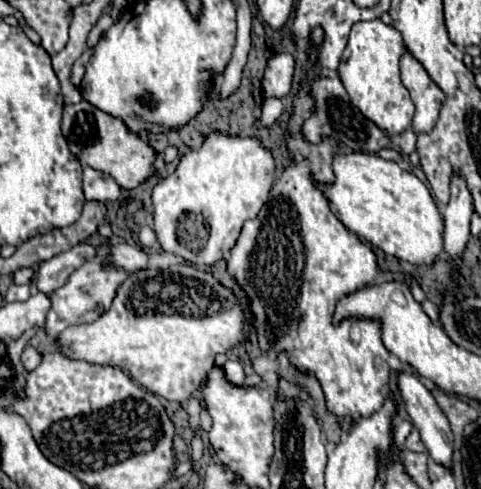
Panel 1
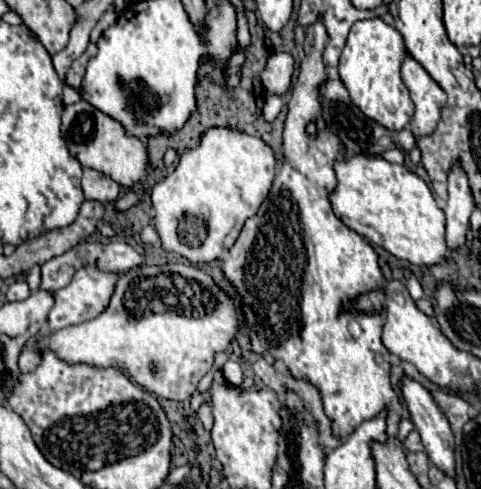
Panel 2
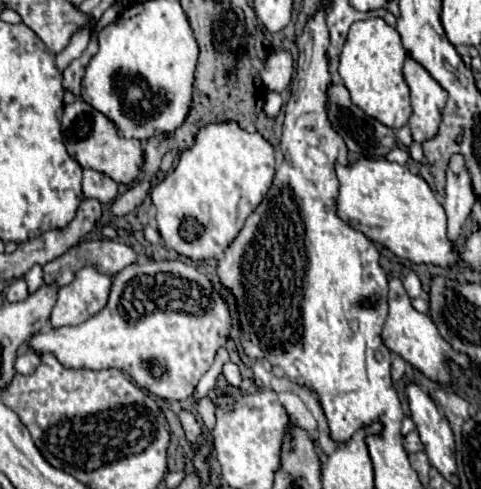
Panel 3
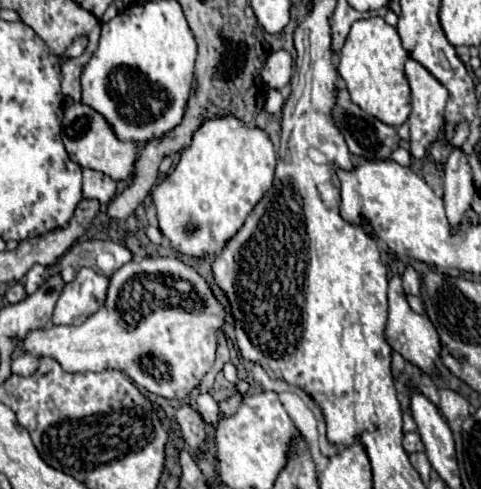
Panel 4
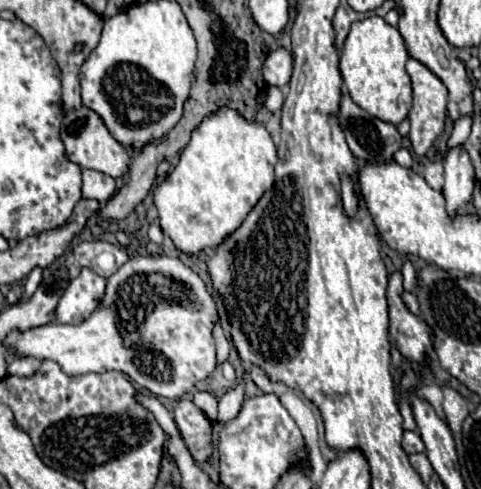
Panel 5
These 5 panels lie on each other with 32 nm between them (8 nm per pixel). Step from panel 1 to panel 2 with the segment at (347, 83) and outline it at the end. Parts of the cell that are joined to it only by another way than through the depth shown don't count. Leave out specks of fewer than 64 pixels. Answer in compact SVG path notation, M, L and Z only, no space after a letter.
M372 18L372 20L356 22L350 28L350 36L342 50L340 66L338 66L340 80L350 92L352 102L368 118L376 120L380 126L392 132L400 132L402 128L406 128L414 116L414 104L410 100L408 88L400 78L400 64L404 56L406 56L406 48L400 32L384 24L380 18Z

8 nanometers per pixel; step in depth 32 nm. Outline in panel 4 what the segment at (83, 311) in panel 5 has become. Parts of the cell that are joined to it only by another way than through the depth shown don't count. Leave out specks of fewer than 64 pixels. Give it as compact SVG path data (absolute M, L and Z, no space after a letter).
M82 268L60 292L52 324L82 324L92 312L98 312L104 306L108 280L108 276L100 276L92 268Z

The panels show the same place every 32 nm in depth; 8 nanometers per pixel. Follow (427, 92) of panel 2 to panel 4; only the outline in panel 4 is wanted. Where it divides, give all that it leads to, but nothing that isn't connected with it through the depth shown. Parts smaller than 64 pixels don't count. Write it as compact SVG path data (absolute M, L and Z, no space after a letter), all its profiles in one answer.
M408 58L406 60L406 78L412 90L412 112L408 118L408 126L410 126L410 154L416 160L422 160L426 156L426 146L438 138L442 124L444 124L444 106L448 100L448 90L416 60Z

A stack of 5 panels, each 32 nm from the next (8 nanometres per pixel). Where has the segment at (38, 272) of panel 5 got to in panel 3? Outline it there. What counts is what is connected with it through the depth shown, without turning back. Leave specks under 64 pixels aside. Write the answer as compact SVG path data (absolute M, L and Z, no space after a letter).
M34 265L25 275L28 291L30 294L34 293L40 286L43 285L43 268L40 265Z

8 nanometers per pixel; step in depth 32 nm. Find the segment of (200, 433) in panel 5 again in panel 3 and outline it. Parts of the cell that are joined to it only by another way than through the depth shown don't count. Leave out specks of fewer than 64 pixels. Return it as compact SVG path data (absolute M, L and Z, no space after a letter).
M182 410L182 412L180 412L180 420L182 420L182 426L184 426L186 438L188 438L190 442L196 442L196 440L200 438L200 426L198 426L198 422L196 422L194 414L190 414L190 412Z

